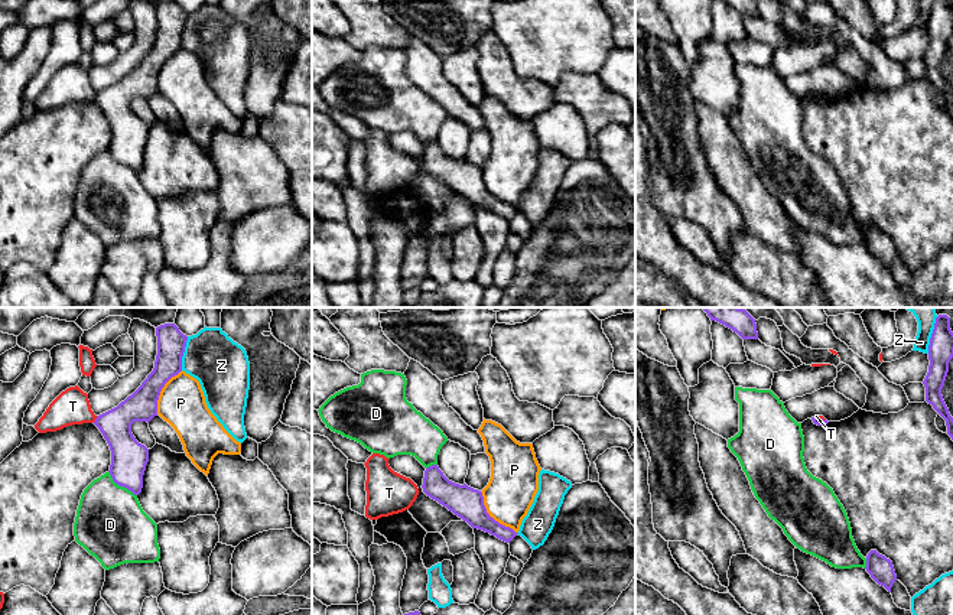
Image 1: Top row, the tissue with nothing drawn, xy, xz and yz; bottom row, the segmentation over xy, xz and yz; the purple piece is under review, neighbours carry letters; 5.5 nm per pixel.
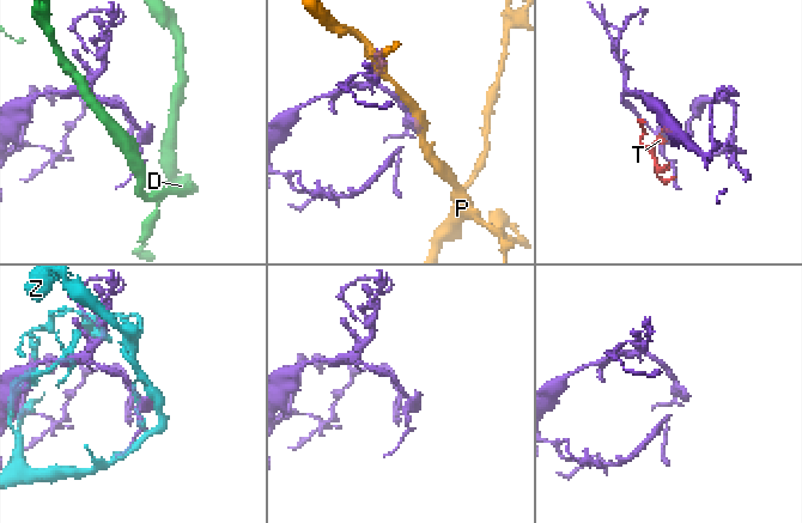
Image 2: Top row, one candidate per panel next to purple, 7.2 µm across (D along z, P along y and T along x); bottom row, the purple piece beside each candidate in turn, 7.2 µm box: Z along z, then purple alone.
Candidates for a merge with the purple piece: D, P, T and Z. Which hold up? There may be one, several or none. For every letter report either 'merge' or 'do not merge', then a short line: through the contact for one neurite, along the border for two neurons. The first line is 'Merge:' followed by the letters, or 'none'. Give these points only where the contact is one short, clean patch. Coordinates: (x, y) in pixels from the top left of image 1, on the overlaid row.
Merge: none
D: do not merge
P: do not merge
T: do not merge | xy (97, 416), (93, 422)
Z: do not merge

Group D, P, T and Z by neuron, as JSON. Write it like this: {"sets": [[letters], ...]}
{"sets": [["D"], ["P"], ["T"], ["Z"]]}

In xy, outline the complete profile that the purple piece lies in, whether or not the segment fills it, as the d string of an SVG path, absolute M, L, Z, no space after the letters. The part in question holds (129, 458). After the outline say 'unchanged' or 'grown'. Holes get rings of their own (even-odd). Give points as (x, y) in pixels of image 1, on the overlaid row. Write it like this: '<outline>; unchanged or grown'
M175 323L156 328L157 355L153 371L142 385L117 407L97 416L100 429L111 450L113 481L139 495L149 462L149 449L131 433L134 422L150 422L157 416L157 400L165 384L182 371L188 336Z; unchanged

